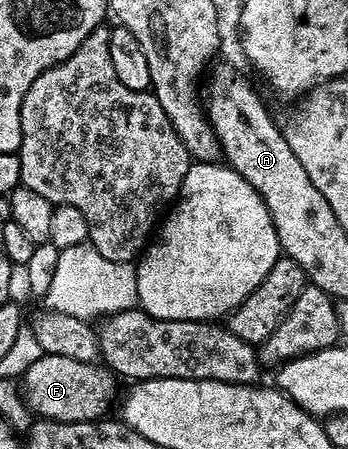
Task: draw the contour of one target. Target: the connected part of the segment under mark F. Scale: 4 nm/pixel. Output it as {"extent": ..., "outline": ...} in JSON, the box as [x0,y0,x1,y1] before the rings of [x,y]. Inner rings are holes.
{"extent":[22,353,117,421],"outline":[[[45,353],[24,372],[22,396],[32,413],[46,421],[98,421],[107,418],[108,408],[117,404],[116,384],[116,374],[103,364]]]}

